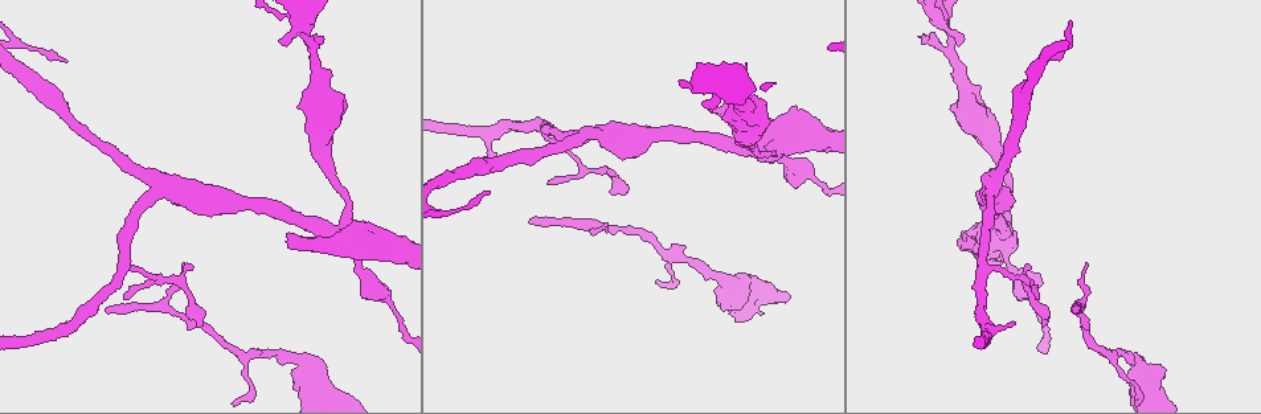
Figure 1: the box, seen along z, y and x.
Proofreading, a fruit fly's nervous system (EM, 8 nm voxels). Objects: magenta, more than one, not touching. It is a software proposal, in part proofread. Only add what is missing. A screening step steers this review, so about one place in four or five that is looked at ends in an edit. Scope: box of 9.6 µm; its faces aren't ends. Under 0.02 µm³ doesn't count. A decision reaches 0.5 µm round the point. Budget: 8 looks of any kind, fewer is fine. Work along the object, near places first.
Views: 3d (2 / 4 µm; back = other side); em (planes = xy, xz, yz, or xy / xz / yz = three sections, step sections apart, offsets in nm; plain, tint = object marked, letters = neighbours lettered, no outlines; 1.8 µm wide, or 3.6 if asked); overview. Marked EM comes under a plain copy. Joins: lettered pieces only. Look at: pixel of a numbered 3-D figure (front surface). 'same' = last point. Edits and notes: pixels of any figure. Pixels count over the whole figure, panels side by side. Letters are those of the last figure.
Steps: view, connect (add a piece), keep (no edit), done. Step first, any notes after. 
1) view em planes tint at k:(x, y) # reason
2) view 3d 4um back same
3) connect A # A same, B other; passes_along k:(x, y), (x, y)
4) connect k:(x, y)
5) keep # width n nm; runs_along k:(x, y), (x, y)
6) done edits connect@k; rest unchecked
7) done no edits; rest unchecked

view 3d 4um at 1:(770, 149) # four or more arms meet

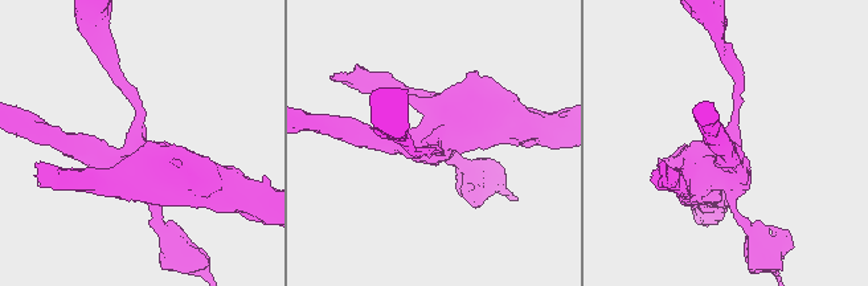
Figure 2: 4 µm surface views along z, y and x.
view em 3.6um planes letters at 2:(435, 140) # shape alone is not enough

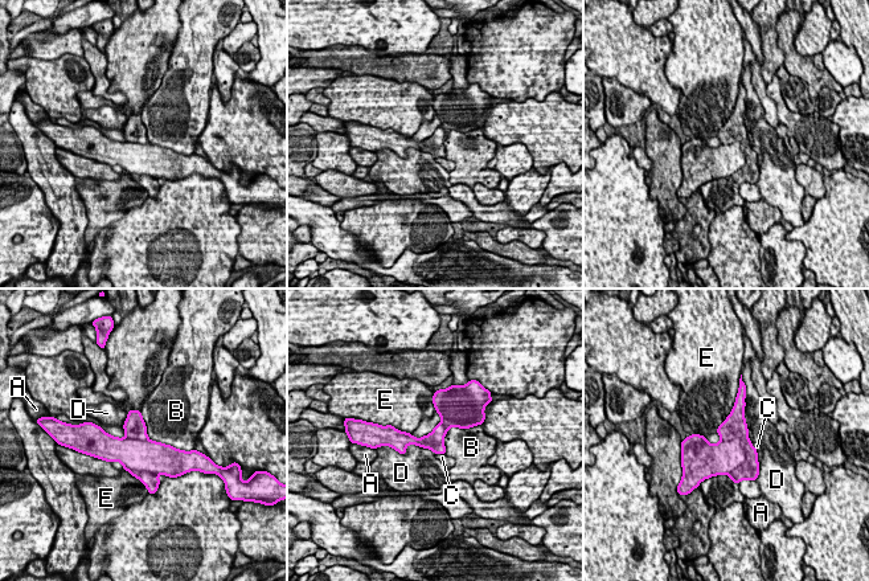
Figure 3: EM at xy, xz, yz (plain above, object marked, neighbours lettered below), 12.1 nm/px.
keep # width 220 nm; A other, B other, C other, D other, E other; border 3:(139, 410), (151, 440), (183, 450); no lettered piece goes on from it

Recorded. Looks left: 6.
view em planes letters at 1:(703, 104) # stops while still wide

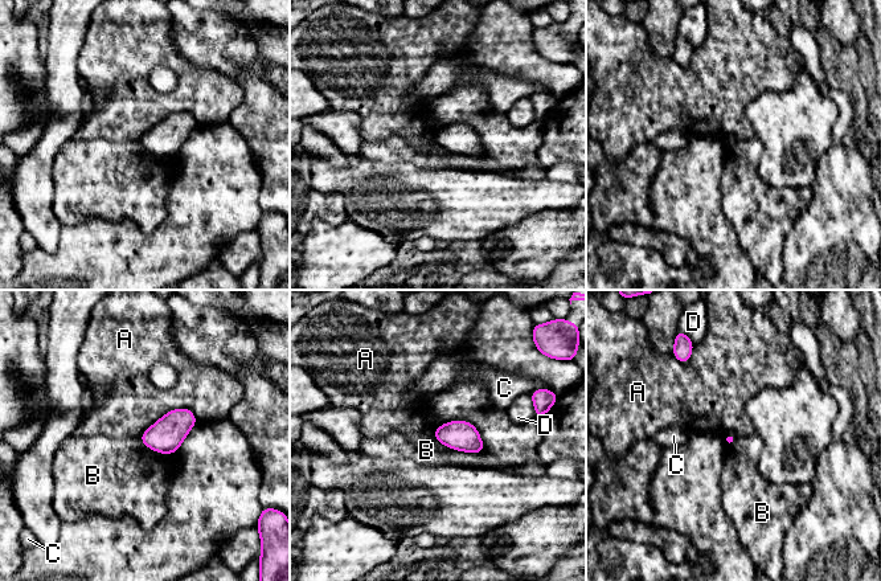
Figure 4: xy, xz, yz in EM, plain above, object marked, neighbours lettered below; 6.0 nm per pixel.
keep # longest_contact B 320 nm; A other, B other, C other, D other; border 4:(433, 436), (450, 447), (482, 453); none of them fits

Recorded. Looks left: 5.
view 3d 2um at 1:(489, 154)

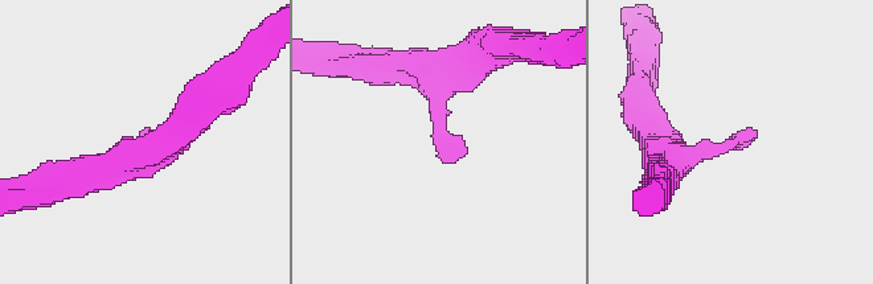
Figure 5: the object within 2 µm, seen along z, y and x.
view em yz step 4 tint at 5:(147, 127) # need the tissue

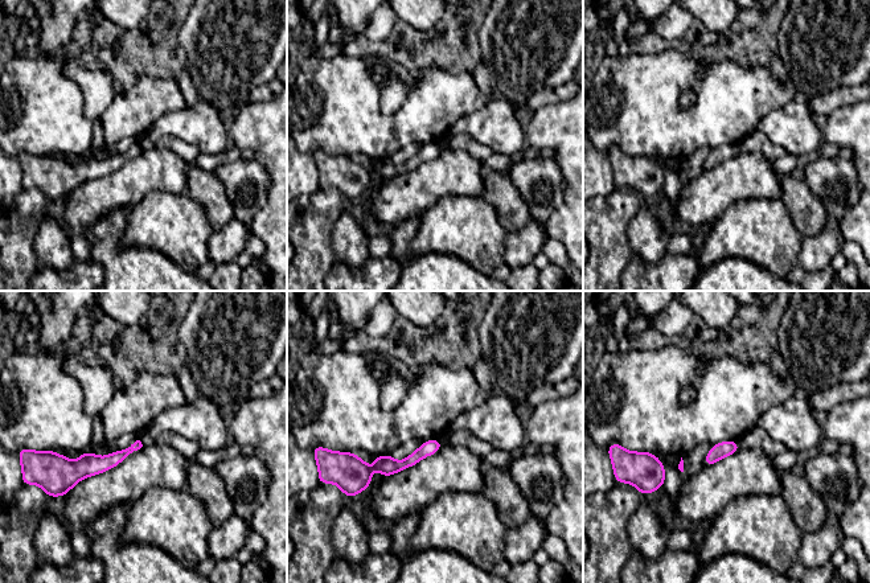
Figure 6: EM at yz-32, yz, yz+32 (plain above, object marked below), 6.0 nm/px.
view em planes letters same

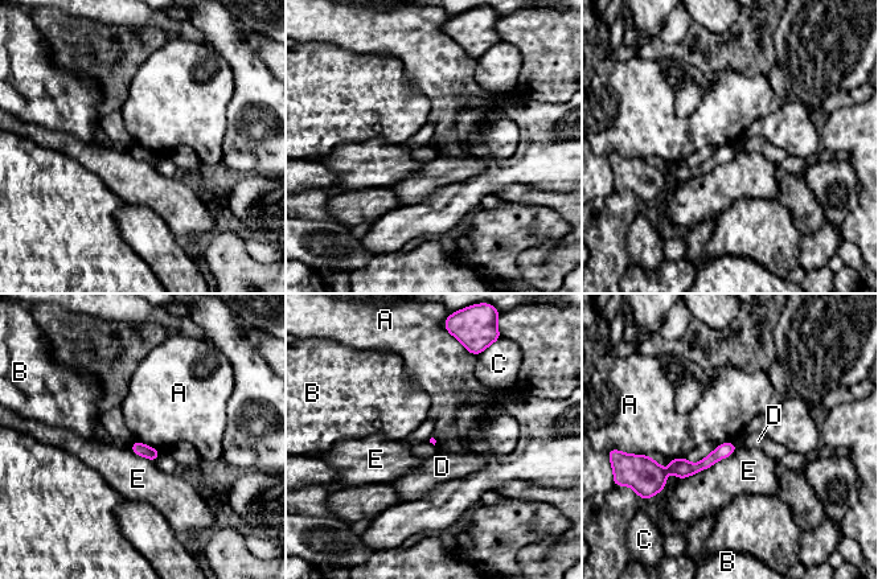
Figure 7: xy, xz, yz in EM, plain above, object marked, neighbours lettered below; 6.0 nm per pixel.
keep # longest_contact E 400 nm; A other, B other, C other, D other, E other; border 7:(135, 439), (159, 451); none of them fits

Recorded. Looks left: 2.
view em xy step 16 letters at 1:(1087, 262) # tapers out

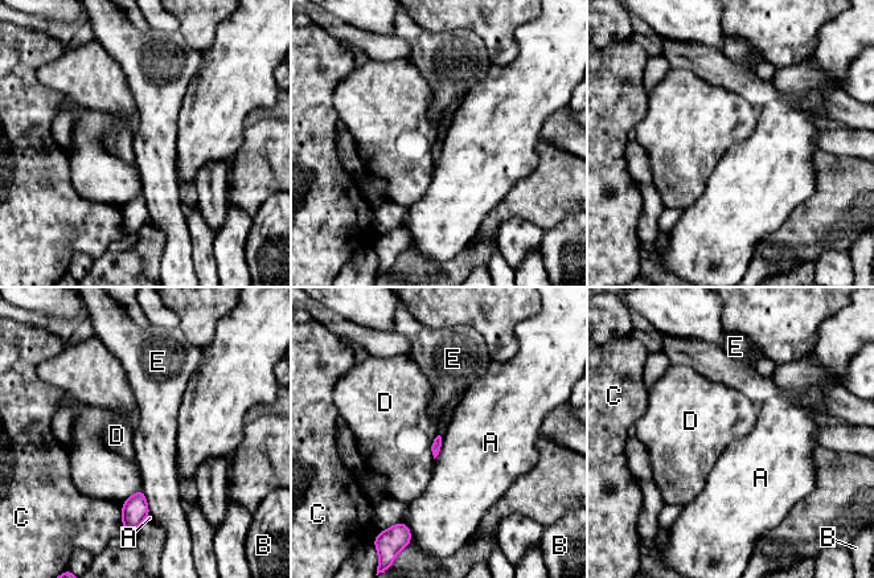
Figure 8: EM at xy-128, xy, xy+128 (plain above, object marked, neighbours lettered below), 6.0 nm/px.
keep # A other, B other, C other, D other, E other; border 8:(142, 488), (150, 512); no lettered piece goes on from it

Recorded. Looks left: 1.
done no edits; rest unchecked

